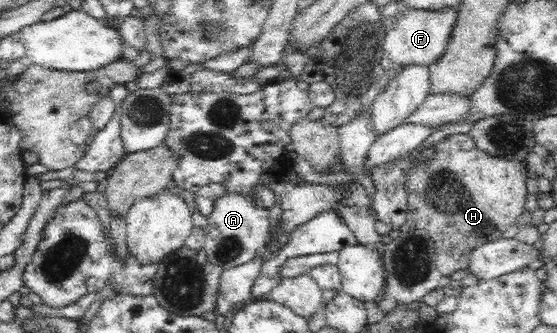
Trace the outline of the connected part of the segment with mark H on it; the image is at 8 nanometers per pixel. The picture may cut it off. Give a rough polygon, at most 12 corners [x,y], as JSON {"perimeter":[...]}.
{"perimeter":[[449,135],[409,169],[406,223],[438,270],[525,211],[525,162]]}

